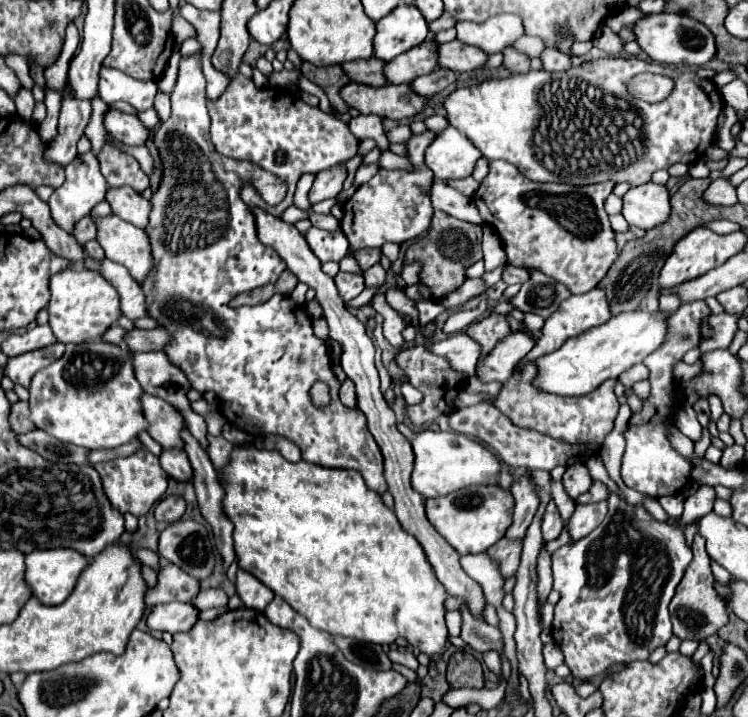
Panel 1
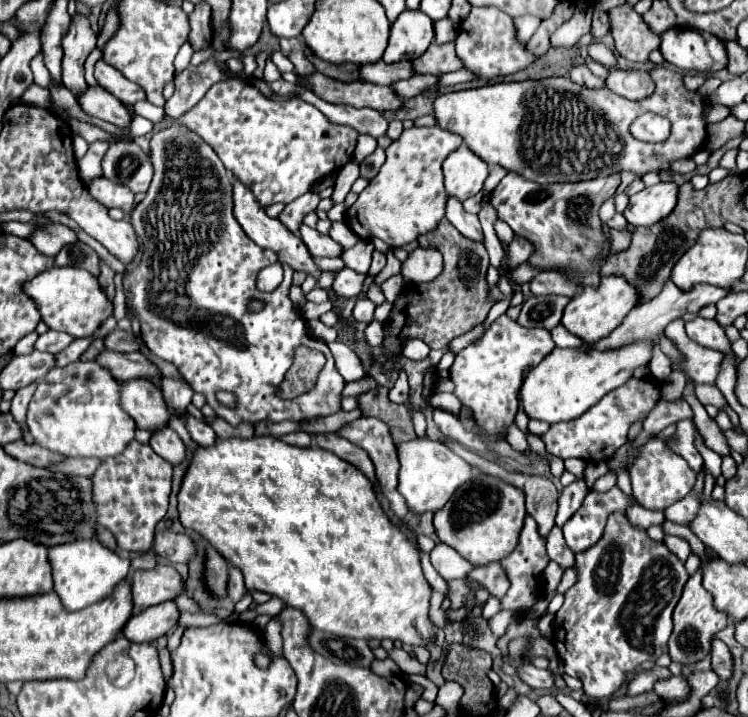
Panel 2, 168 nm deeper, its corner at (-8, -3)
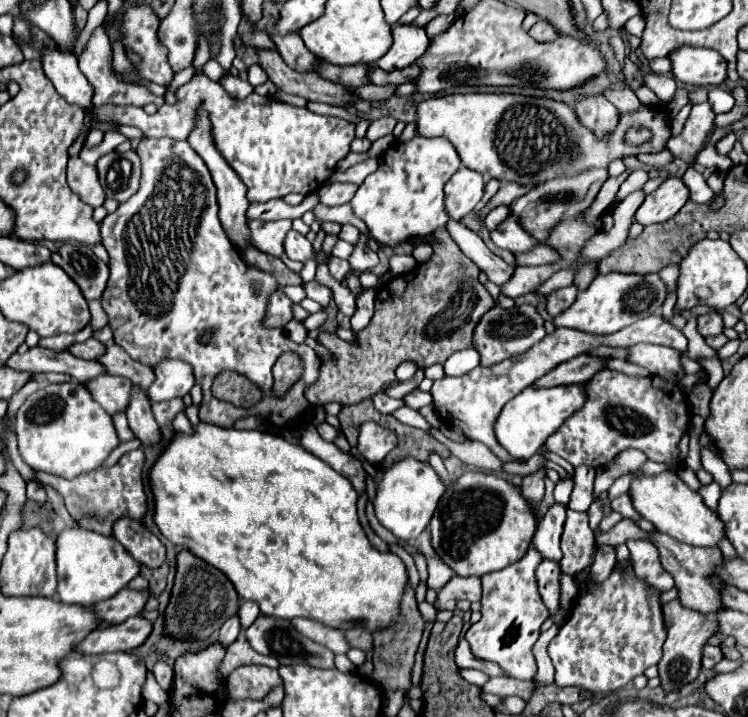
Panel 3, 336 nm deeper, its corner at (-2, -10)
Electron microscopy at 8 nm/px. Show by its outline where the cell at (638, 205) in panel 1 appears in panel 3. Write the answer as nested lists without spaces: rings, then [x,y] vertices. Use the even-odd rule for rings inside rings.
[[[680,178],[664,180],[654,192],[650,192],[634,214],[634,222],[650,226],[670,220],[688,200],[688,188]]]

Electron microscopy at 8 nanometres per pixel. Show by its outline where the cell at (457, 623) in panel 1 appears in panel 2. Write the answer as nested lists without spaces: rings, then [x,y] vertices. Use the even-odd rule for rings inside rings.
[[[456,579],[456,581],[448,583],[448,597],[450,597],[454,609],[458,609],[458,607],[464,605],[466,595],[468,595],[468,585],[466,585],[464,579]]]

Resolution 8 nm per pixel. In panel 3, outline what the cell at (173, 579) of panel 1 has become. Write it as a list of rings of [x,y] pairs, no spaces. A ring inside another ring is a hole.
[[[122,588],[114,598],[104,600],[102,604],[94,604],[94,610],[108,624],[122,624],[130,616],[138,616],[150,598],[150,588],[146,590],[130,590]]]

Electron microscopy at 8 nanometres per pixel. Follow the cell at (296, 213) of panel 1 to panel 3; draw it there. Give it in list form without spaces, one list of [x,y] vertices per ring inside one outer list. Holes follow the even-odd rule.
[[[316,194],[310,196],[310,204],[288,206],[284,200],[270,200],[264,204],[250,204],[248,218],[250,220],[280,220],[280,218],[300,218],[306,210],[312,210],[318,204]]]

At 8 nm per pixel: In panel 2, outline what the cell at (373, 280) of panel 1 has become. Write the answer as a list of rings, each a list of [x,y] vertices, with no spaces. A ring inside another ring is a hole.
[[[374,249],[374,253],[372,253],[372,265],[370,265],[368,275],[378,275],[378,273],[382,271],[382,267],[384,267],[384,265],[386,265],[386,255]]]

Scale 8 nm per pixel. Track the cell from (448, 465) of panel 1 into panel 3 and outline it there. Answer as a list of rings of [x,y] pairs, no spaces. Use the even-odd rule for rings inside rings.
[[[402,458],[392,466],[388,466],[380,476],[378,494],[374,500],[376,518],[396,538],[402,540],[418,538],[420,532],[428,526],[438,506],[438,500],[442,498],[444,492],[446,492],[446,484],[440,480],[438,472],[428,462],[420,462],[416,458]]]

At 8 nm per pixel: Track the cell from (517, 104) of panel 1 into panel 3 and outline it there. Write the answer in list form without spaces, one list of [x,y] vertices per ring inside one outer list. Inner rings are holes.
[[[450,94],[420,102],[416,114],[418,132],[426,138],[448,138],[464,166],[484,174],[484,178],[516,182],[520,186],[544,184],[558,176],[576,176],[590,168],[608,168],[612,160],[642,152],[660,152],[672,136],[668,110],[650,104],[620,114],[618,126],[602,138],[586,128],[568,104],[520,94]],[[630,126],[648,126],[654,134],[652,140],[644,146],[626,146],[624,132]]]

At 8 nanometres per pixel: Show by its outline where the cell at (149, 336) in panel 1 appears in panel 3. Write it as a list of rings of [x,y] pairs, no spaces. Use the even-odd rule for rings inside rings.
[[[88,338],[88,340],[82,342],[82,344],[72,344],[68,350],[70,350],[74,356],[86,358],[86,360],[96,360],[96,358],[100,358],[100,356],[106,352],[106,346],[104,346],[100,340],[96,340],[96,338]]]

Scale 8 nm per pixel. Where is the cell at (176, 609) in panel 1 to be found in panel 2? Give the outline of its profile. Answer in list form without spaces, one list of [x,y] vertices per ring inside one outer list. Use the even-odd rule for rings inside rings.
[[[172,601],[142,609],[130,617],[122,635],[132,643],[150,643],[166,635],[178,623],[178,607]]]

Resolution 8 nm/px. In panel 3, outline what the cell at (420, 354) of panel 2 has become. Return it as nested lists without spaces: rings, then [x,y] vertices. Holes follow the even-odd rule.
[[[404,360],[398,368],[396,368],[396,376],[398,380],[412,380],[414,374],[418,370],[418,364],[414,360]]]

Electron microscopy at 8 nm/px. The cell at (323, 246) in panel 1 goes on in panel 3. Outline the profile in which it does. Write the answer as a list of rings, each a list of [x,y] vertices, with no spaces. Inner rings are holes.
[[[296,230],[288,232],[288,236],[284,240],[284,248],[286,248],[286,254],[288,254],[290,260],[306,262],[306,260],[314,258],[314,246],[312,246],[312,242],[308,242],[306,236],[302,236]]]

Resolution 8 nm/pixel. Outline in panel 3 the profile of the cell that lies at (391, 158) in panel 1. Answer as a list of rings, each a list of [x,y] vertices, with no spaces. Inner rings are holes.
[[[370,158],[370,160],[364,160],[360,164],[354,164],[352,168],[348,168],[346,172],[340,172],[340,174],[334,174],[330,176],[330,182],[352,182],[356,186],[360,186],[364,182],[364,178],[368,174],[372,174],[374,170],[378,168],[378,160],[376,158]]]

